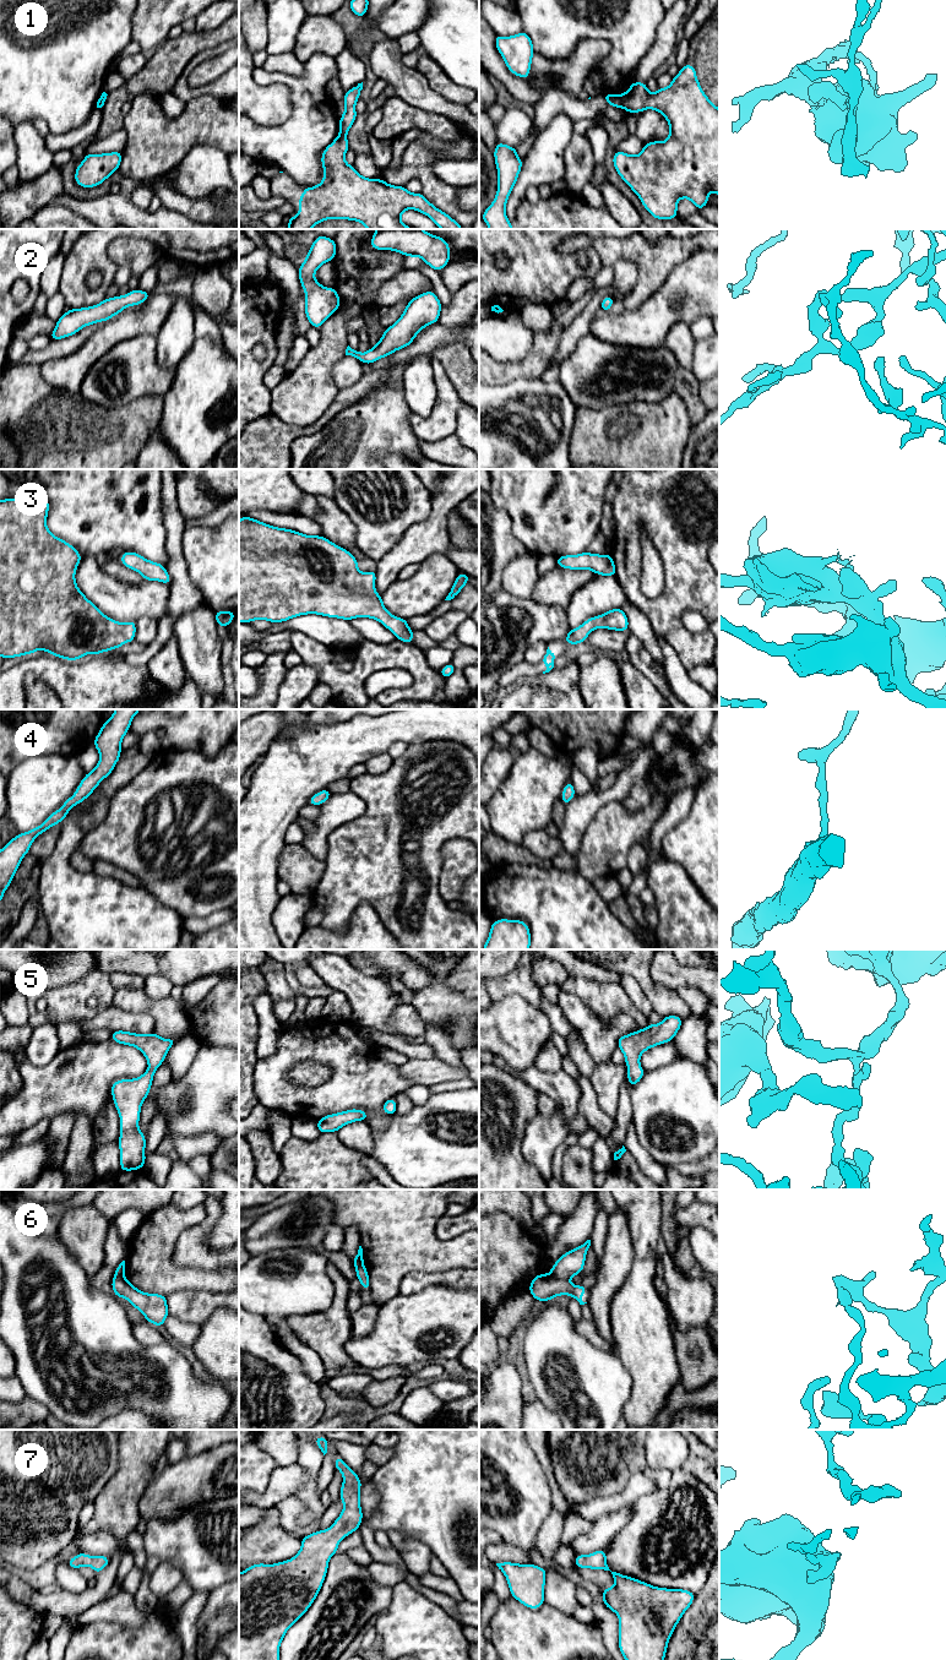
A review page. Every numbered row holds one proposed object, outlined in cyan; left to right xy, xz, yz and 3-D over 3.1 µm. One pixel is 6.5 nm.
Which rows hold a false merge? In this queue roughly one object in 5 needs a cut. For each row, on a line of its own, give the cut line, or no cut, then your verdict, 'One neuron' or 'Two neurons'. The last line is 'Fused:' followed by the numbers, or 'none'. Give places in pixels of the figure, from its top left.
1: Split along yz (626, 93), (621, 107). Two neurons
2: No split. One neuron
3: No split. One neuron
4: No split. One neuron
5: No split. One neuron
6: No split. One neuron
7: No split. One neuron
Fused: 1

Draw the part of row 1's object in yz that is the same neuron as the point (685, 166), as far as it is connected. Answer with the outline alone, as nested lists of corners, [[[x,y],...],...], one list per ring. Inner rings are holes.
[[[684,65],[672,83],[667,88],[658,88],[656,93],[651,93],[643,82],[632,82],[622,108],[629,114],[657,110],[669,124],[665,141],[643,145],[637,156],[616,151],[613,157],[615,170],[652,217],[675,219],[680,198],[689,198],[700,211],[707,206],[712,191],[719,196],[719,109],[702,91],[695,66]]]

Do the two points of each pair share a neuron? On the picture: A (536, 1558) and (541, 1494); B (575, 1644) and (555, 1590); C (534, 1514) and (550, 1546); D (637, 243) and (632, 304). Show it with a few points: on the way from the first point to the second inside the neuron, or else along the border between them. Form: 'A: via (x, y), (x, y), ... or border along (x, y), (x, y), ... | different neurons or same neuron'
A: border along (534, 1545), (528, 1550) | different neurons
B: border along (545, 1601), (572, 1617) | different neurons
C: border along (553, 1508), (543, 1523), (534, 1545) | different neurons
D: via (645, 257), (643, 289) | same neuron

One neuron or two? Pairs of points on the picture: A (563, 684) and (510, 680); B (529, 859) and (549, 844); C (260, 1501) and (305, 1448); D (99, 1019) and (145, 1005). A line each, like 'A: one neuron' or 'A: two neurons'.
A: two neurons
B: two neurons
C: two neurons
D: two neurons

